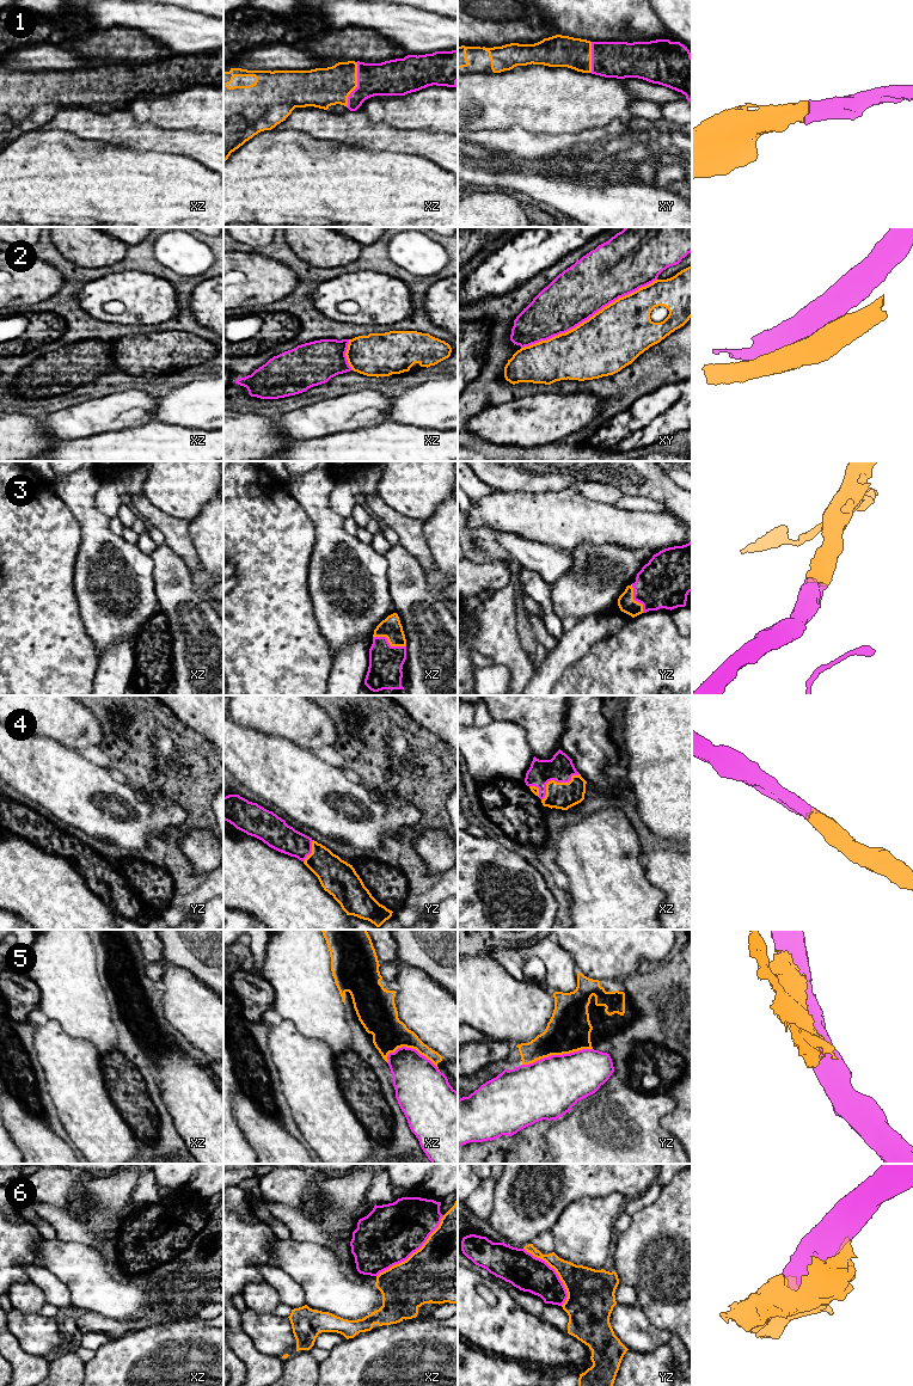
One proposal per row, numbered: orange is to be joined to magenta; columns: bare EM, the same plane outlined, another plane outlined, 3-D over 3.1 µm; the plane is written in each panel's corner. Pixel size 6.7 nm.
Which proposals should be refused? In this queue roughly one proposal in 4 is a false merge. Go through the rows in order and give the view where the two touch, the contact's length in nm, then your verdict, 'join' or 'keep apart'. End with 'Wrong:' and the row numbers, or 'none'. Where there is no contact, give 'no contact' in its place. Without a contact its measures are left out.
1: contact in xz; length 320 nm; join
2: contact in xy; length 1000 nm; keep apart
3: contact in xz; length 240 nm; join
4: contact in xz; length 320 nm; join
5: contact in yz; length 480 nm; join
6: contact in xz; length 600 nm; join
Wrong: 2

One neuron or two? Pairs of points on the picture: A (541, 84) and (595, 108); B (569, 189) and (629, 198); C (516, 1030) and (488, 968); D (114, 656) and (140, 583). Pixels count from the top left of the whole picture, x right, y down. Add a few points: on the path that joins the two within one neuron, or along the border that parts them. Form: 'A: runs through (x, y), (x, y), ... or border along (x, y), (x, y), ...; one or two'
A: runs through (555, 97), (565, 102), (582, 102); one
B: runs through (583, 189), (596, 190), (602, 195), (614, 195); one
C: runs through (508, 1015), (488, 994), (488, 983); one
D: border along (138, 636), (130, 636), (114, 643), (99, 660); two

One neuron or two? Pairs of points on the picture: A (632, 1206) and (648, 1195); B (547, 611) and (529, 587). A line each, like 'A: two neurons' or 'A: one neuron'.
A: one neuron
B: one neuron

